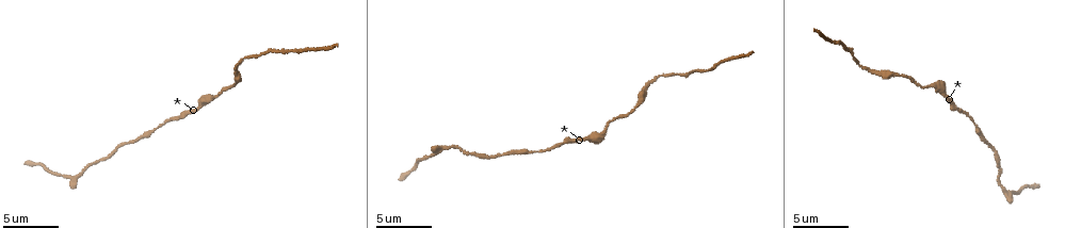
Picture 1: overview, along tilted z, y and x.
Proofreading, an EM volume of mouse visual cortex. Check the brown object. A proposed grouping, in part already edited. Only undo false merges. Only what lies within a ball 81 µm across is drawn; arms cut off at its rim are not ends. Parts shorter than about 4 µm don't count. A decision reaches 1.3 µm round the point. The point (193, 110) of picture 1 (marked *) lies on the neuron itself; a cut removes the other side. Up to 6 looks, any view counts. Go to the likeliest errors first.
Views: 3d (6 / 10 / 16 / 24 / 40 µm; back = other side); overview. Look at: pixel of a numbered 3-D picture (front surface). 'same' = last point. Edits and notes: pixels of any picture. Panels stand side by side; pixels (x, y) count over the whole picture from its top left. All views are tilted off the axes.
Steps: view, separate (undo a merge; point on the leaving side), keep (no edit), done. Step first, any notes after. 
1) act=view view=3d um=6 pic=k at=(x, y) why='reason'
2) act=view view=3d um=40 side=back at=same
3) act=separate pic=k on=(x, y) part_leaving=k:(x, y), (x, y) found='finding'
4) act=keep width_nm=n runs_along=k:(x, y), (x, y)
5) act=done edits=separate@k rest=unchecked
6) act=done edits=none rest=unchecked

act=view view=3d um=10 pic=1 at=(505, 153) why='narrows sharply'

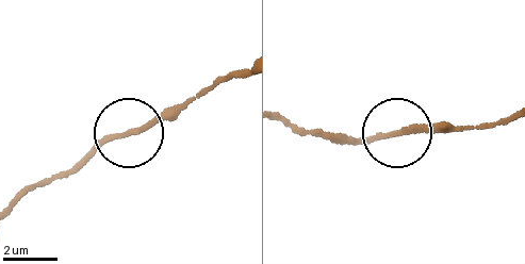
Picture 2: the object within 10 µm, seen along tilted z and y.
act=view view=3d um=10 side=back pic=2 at=(125, 131) why='other side'

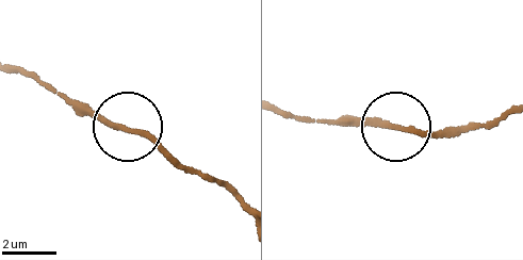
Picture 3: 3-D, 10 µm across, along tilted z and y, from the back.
act=keep runs_along=3:(282, 113), (332, 124), (469, 128) found='one neuron here'

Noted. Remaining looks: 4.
act=view view=3d um=10 pic=1 at=(238, 66) why='calibre changes'

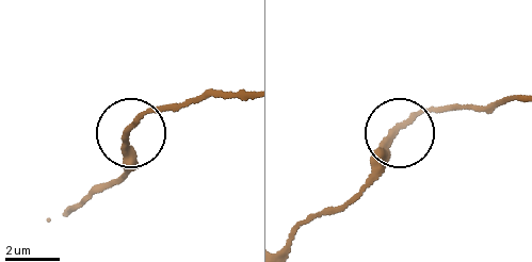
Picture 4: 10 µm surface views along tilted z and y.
act=keep runs_along=4:(286, 245), (302, 223), (349, 202), (389, 136), (455, 104) found='one neuron here'

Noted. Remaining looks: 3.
act=view view=3d um=16 pic=1 at=(1013, 192) why='calibre changes'

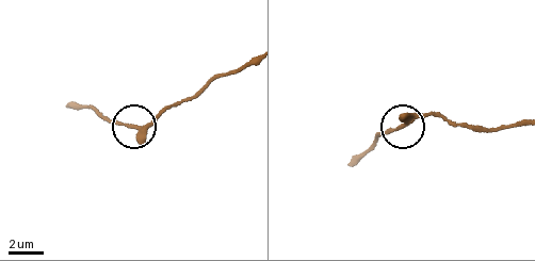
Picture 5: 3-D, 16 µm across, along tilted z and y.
act=view view=3d um=16 side=back pic=5 at=(401, 128)

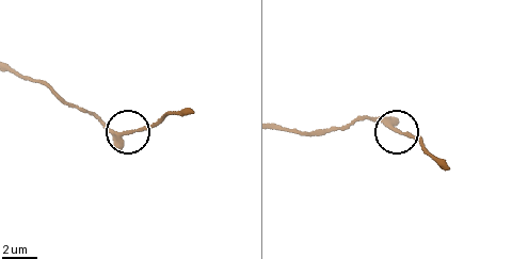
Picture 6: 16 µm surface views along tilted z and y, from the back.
act=keep found='one neuron here'

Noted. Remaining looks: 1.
act=done edits=none rest=unchecked

